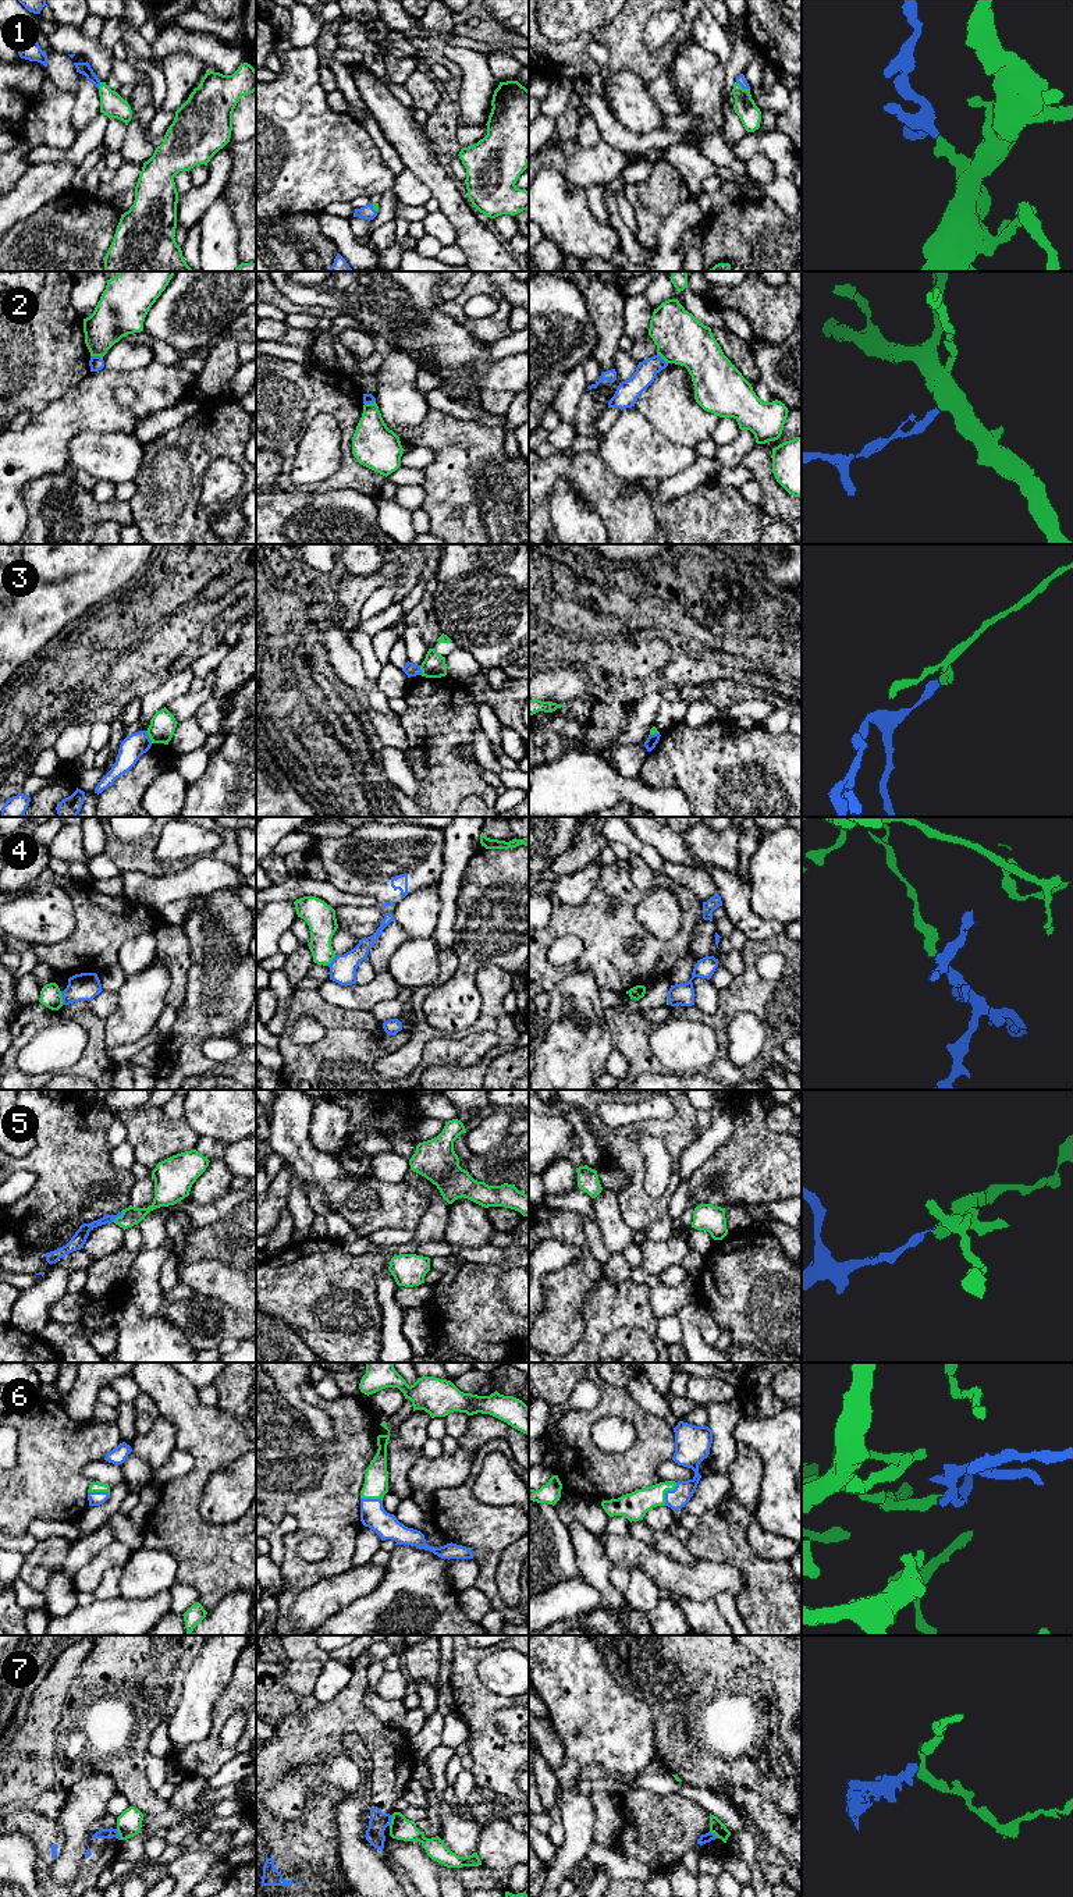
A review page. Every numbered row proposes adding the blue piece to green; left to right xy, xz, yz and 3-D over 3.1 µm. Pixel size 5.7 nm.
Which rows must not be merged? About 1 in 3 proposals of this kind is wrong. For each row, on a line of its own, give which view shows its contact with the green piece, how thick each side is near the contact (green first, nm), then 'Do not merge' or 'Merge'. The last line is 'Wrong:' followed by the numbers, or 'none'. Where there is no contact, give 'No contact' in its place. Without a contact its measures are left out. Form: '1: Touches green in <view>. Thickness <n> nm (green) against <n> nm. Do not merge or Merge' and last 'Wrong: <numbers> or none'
1: Touches green in yz. Thickness 130 nm (green) against 60 nm. Merge
2: Touches green in xy. Thickness 260 nm (green) against 90 nm. Do not merge
3: Touches green in xy. Thickness 150 nm (green) against 140 nm. Do not merge
4: Touches green in xy. Thickness 130 nm (green) against 160 nm. Do not merge
5: Touches green in xy. Thickness 110 nm (green) against 80 nm. Merge
6: Touches green in yz. Thickness 160 nm (green) against 150 nm. Merge
7: Touches green in xy. Thickness 140 nm (green) against 60 nm. Do not merge
Wrong: 2, 3, 4, 7

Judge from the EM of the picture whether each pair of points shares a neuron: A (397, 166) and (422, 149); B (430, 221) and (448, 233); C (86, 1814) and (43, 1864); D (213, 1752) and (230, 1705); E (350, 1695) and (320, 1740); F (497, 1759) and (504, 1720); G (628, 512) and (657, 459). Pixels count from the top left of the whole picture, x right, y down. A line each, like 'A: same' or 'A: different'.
A: different
B: same
C: different
D: same
E: same
F: different
G: different

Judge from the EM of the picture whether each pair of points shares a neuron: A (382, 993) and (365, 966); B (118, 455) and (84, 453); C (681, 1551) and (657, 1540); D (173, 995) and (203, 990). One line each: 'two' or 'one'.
A: two
B: one
C: one
D: two

